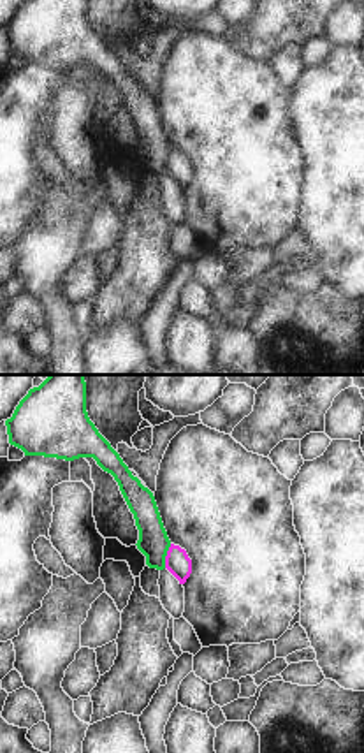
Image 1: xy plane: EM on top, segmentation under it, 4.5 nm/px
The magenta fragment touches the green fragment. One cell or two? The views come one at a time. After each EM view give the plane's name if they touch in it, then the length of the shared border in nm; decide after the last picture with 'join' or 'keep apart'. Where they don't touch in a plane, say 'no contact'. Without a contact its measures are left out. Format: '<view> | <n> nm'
xy | 120 nm

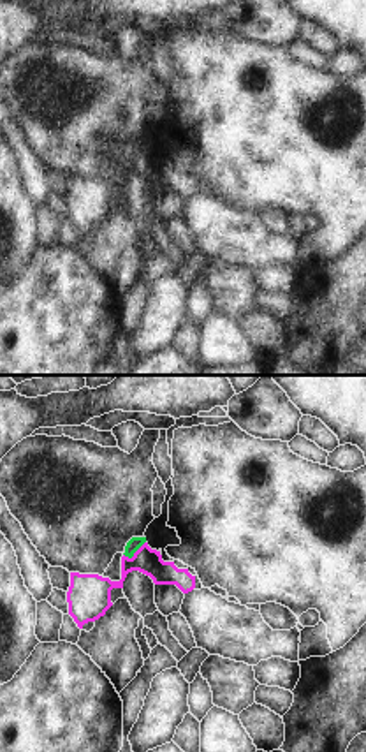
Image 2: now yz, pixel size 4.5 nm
yz | 120 nm

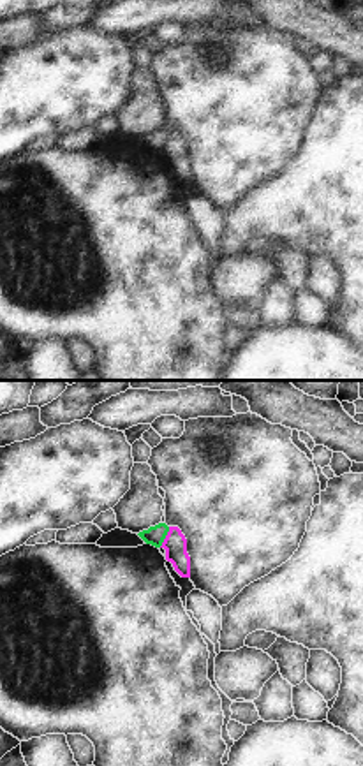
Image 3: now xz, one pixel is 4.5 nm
xz | 110 nm

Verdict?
keep apart

